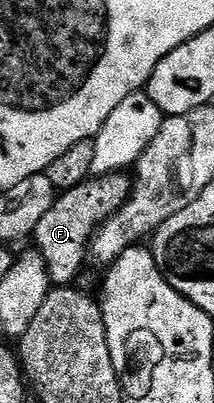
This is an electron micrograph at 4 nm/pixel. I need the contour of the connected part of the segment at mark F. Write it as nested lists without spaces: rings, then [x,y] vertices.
[[[120,172],[99,175],[65,190],[57,195],[49,211],[38,220],[32,241],[46,266],[51,285],[64,288],[73,283],[71,281],[77,276],[84,258],[86,262],[85,250],[91,237],[105,220],[125,205],[131,195],[131,183],[124,177]]]

